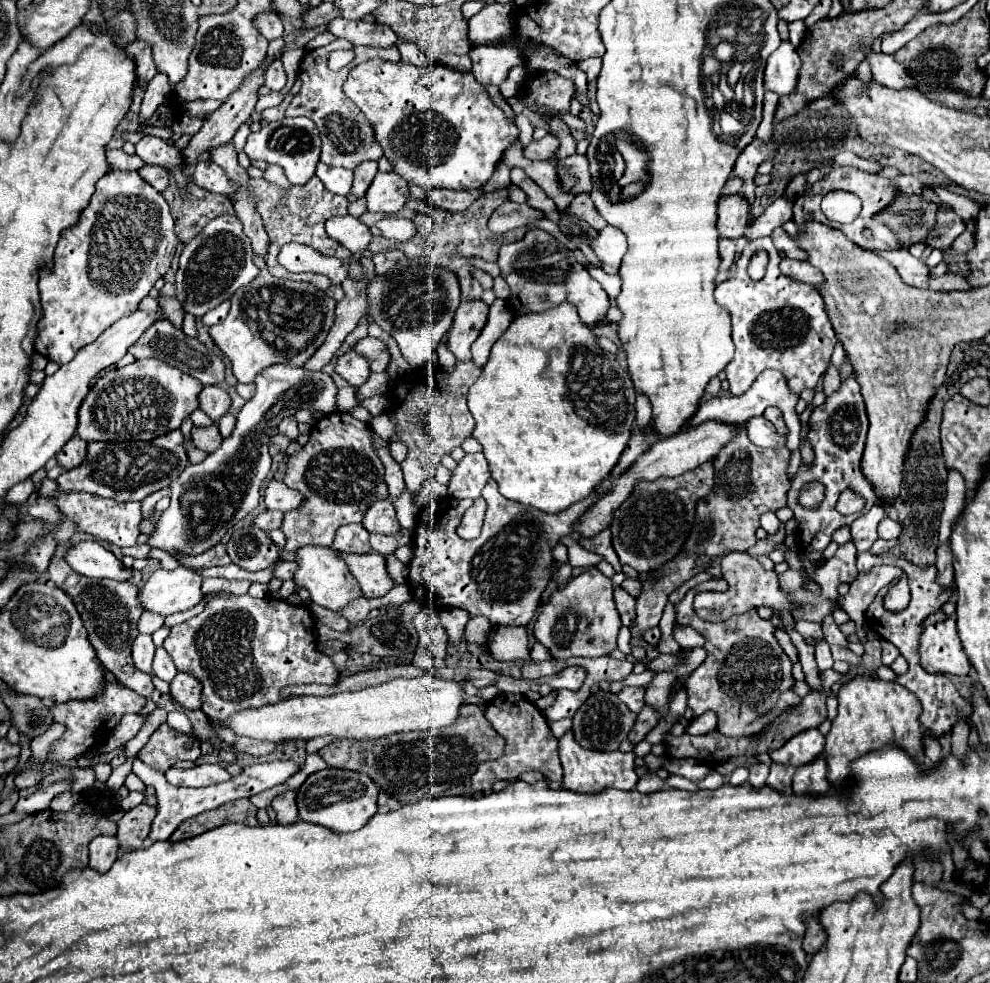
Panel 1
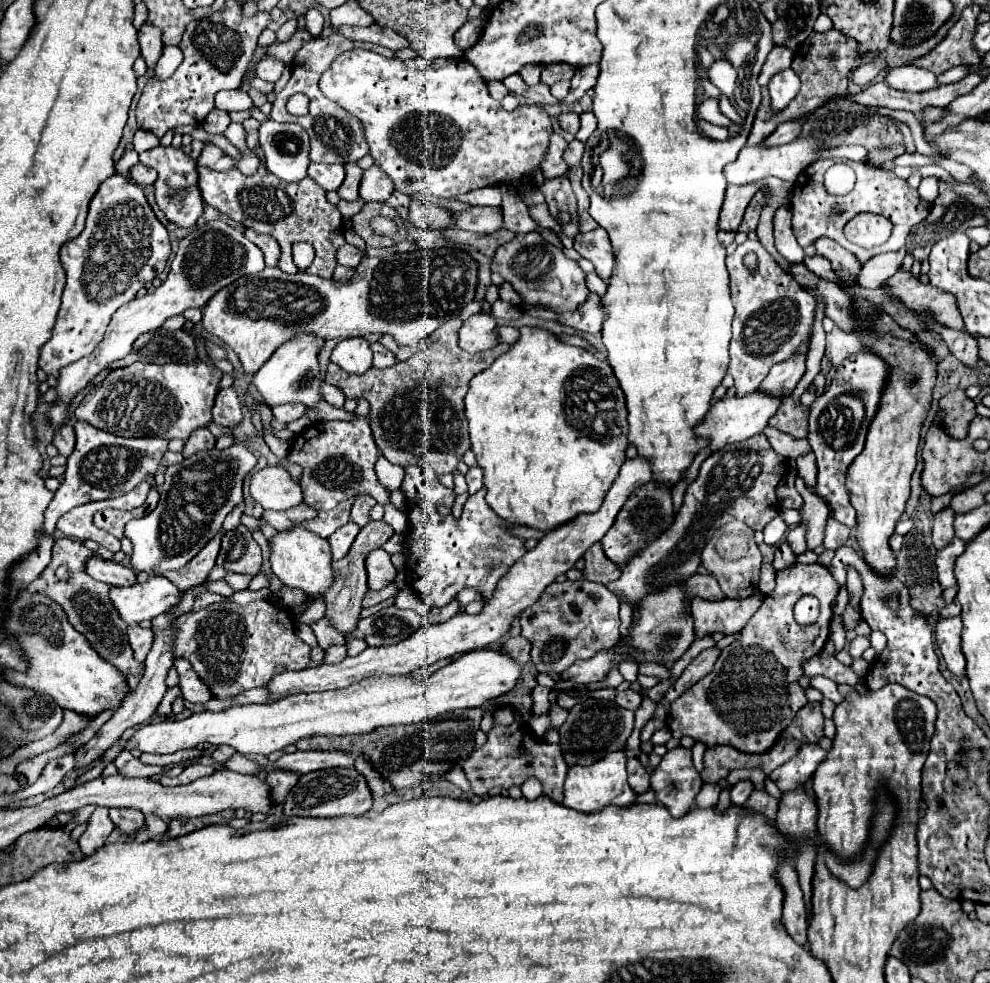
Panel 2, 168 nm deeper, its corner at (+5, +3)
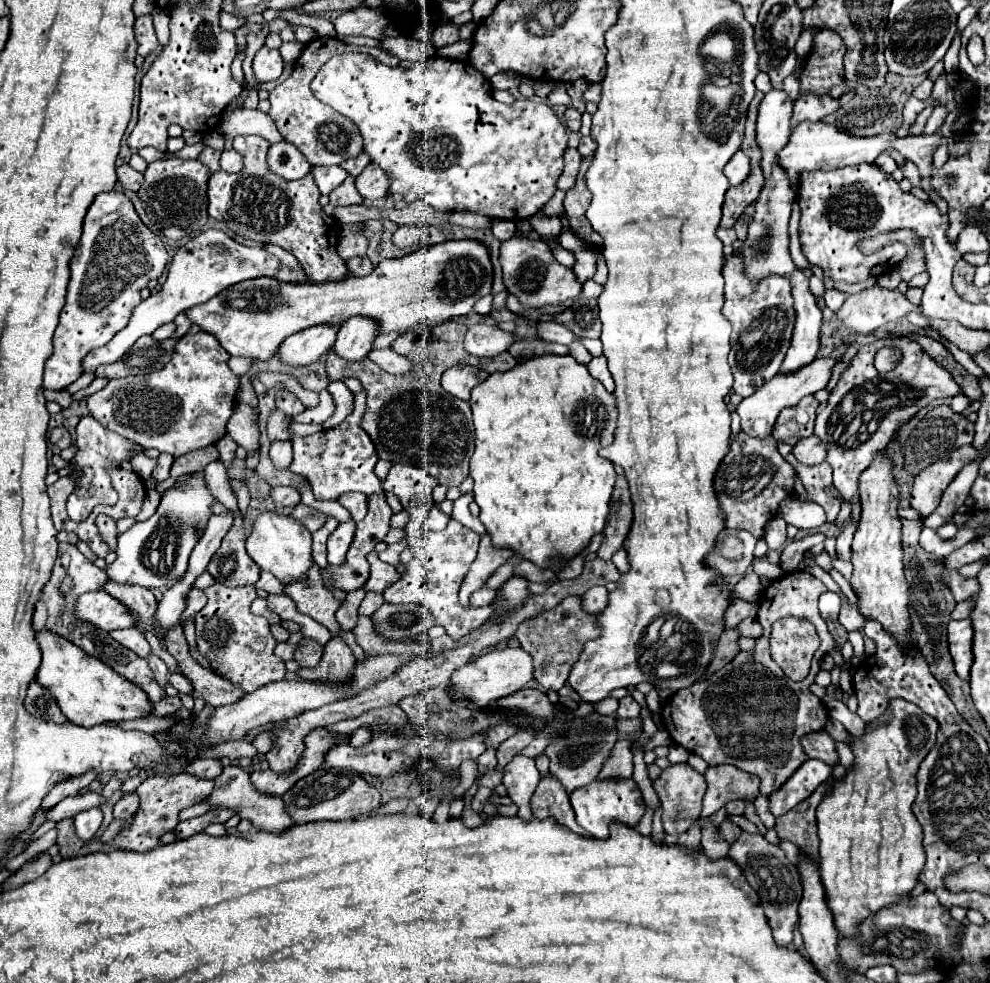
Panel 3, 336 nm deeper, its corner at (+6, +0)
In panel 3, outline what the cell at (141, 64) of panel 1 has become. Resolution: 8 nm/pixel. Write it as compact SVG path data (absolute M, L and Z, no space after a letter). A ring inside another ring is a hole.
M151 15L137 17L137 21L135 21L135 37L137 37L137 43L139 43L139 49L137 49L139 55L147 57L153 51L157 51L159 41L157 41L157 35L155 35L155 29L153 29Z

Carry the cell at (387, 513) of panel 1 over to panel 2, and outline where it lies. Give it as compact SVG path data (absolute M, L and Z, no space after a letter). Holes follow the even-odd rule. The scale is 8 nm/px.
M358 496L358 498L354 498L350 518L352 518L352 520L358 524L358 526L368 524L368 522L370 522L368 512L370 512L370 508L372 508L372 506L374 506L374 500L372 500L370 496Z

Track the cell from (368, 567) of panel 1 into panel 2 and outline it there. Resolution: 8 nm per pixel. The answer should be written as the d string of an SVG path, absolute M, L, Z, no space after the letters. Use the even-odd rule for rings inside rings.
M376 548L366 558L366 570L368 570L368 588L370 590L382 590L396 578L396 568L390 562L390 554L382 548Z

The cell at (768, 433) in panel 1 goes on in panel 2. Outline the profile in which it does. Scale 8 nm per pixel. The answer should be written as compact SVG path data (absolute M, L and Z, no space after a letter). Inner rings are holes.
M766 428L764 434L770 438L770 444L774 446L774 450L778 454L782 454L784 458L798 458L798 456L804 456L808 452L812 452L808 440L798 440L798 438L792 438L790 434L782 434L780 430L774 430L774 428Z

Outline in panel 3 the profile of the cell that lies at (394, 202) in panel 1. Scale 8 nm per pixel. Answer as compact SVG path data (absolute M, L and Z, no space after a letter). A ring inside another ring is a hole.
M369 163L363 173L357 177L355 181L357 185L357 191L363 195L363 199L383 199L387 197L387 191L389 191L389 177L387 173L375 165L375 163Z

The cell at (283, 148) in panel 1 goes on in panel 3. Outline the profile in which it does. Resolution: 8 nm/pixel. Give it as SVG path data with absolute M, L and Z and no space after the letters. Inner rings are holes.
M287 141L271 143L267 153L267 163L269 169L283 179L301 179L311 171L311 165L305 159L305 155Z

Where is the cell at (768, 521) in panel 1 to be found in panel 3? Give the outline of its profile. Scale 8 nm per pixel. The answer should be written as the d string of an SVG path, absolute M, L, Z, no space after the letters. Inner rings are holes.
M773 517L773 521L769 521L769 525L765 525L765 541L767 541L769 549L779 549L781 545L785 545L785 541L787 541L785 527L787 527L787 523L781 517Z

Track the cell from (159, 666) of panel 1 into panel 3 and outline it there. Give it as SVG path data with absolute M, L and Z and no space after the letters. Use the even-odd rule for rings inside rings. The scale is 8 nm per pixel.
M171 673L171 675L169 675L169 683L171 683L179 693L189 693L189 691L191 691L191 683L189 683L185 677L181 677L181 673Z

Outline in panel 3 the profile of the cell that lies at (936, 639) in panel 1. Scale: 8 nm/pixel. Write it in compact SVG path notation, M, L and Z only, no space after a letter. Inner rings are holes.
M969 619L949 621L947 641L949 641L949 653L953 657L957 675L961 679L969 679L969 669L971 669L971 663L973 663L973 653L971 653L973 627L971 627L971 621Z

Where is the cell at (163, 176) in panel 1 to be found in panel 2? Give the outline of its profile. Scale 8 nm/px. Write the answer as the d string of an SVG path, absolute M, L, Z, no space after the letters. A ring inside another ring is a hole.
M136 164L130 168L130 178L140 184L140 186L146 186L146 184L154 184L156 182L156 170L152 168L146 168L142 164Z

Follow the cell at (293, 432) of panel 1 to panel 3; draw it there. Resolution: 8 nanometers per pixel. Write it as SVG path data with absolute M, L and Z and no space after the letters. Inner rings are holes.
M287 389L279 391L279 393L277 393L277 397L275 397L275 401L277 401L277 409L279 409L279 411L283 411L283 413L285 413L285 417L289 417L289 419L293 419L293 417L295 417L295 415L299 415L301 411L305 411L303 403L301 403L293 393L289 393Z

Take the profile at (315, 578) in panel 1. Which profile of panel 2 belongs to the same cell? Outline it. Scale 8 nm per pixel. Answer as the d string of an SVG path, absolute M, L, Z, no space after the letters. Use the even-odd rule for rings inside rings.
M292 528L278 532L268 540L270 546L270 566L272 572L280 578L284 586L290 588L300 588L308 596L322 596L330 582L334 580L334 570L330 568L332 556L330 556L330 546L324 538L318 538L318 534L304 530L304 528Z

